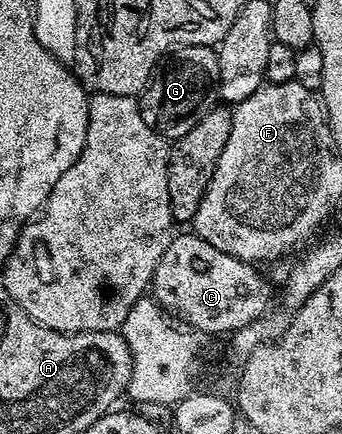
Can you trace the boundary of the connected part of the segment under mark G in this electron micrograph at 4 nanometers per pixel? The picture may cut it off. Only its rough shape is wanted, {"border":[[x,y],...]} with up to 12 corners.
{"border":[[180,45],[155,66],[139,110],[185,135],[219,96],[219,54]]}

